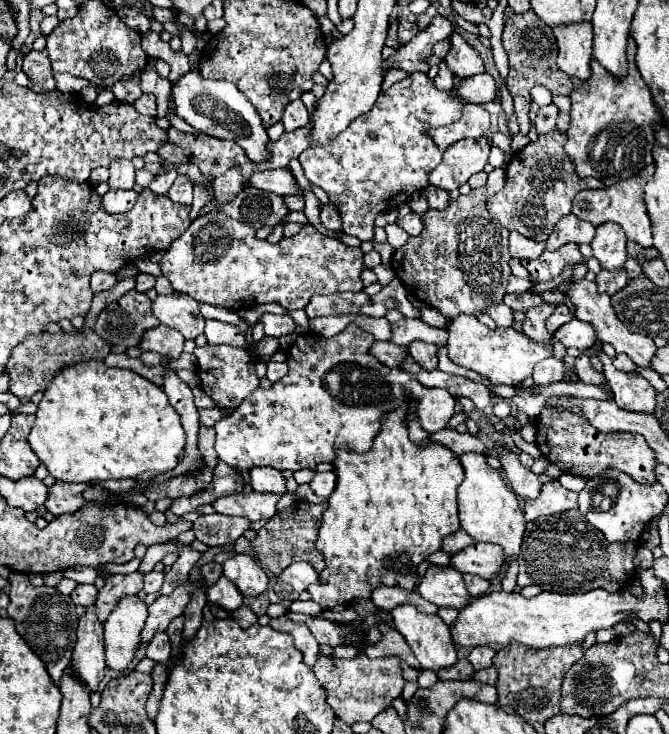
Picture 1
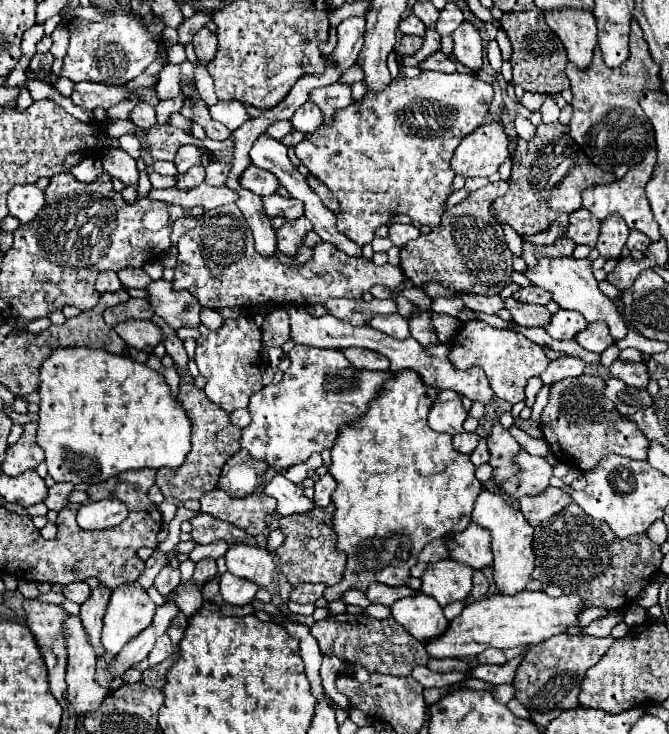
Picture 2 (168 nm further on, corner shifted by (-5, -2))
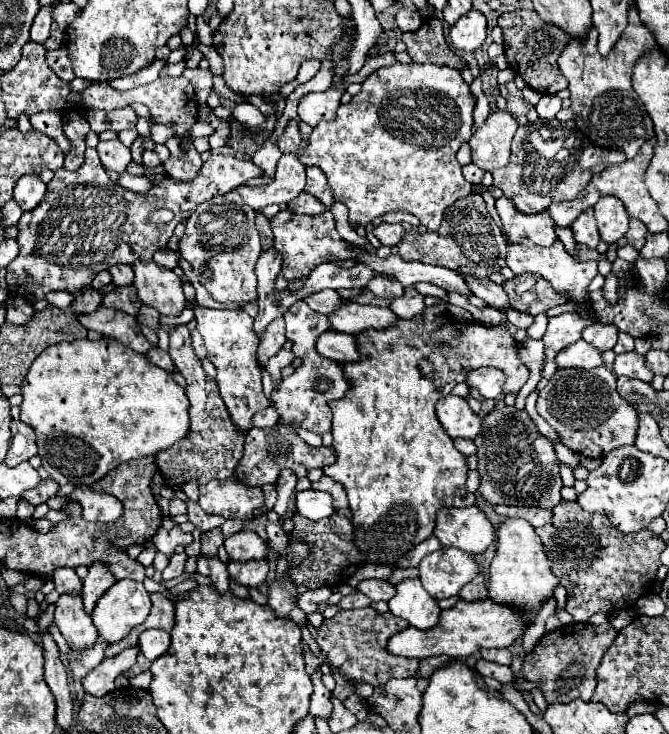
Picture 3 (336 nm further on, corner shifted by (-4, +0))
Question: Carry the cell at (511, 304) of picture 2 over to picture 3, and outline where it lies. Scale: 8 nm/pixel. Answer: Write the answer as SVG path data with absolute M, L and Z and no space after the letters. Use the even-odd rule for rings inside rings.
M464 277L468 287L472 289L472 293L480 299L484 299L490 307L496 309L512 309L510 301L506 299L506 293L502 291L500 285L492 283L490 279L472 279L472 277Z

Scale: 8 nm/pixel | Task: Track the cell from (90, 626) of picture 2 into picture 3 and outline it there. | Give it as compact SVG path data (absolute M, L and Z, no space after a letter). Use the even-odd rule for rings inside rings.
M94 563L94 567L90 565L88 571L90 573L84 579L82 587L82 601L84 601L84 611L90 615L94 611L94 603L98 603L98 599L110 589L112 583L116 583L116 579L102 563Z

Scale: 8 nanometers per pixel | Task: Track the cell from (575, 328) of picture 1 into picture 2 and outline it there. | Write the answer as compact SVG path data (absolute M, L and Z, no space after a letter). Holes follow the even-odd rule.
M597 321L597 323L591 323L585 331L577 333L575 341L587 349L587 351L593 351L593 353L603 353L609 345L613 345L613 337L609 335L609 329L603 321Z

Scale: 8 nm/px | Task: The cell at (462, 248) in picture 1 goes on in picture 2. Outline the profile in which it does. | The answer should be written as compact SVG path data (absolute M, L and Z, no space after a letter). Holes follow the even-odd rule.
M497 181L473 191L463 203L447 209L439 229L419 235L401 249L401 269L415 287L425 281L439 281L455 295L499 295L511 283L511 251L503 237L503 227L489 215L489 205L507 193L507 183Z

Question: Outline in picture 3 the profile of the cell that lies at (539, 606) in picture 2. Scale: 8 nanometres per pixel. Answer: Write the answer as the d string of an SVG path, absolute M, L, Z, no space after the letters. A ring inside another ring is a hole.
M458 599L452 609L440 613L440 621L432 629L416 629L406 627L404 631L396 633L388 641L388 651L402 657L416 657L426 659L434 655L448 655L448 657L468 657L484 647L510 647L518 637L526 633L530 623L512 611L512 607L502 607L502 603L494 603L492 599L478 599L476 603L466 603Z

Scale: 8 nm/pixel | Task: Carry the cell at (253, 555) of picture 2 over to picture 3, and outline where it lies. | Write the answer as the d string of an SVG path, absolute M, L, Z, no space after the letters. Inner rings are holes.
M240 531L234 533L224 541L224 547L234 563L248 563L248 561L264 561L268 557L266 543L254 531Z

